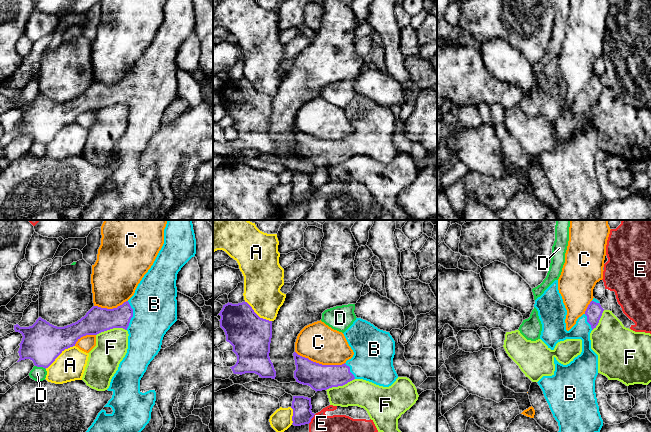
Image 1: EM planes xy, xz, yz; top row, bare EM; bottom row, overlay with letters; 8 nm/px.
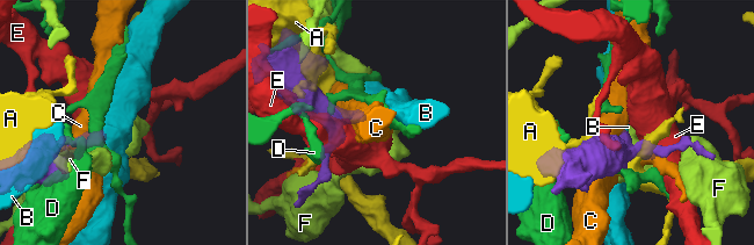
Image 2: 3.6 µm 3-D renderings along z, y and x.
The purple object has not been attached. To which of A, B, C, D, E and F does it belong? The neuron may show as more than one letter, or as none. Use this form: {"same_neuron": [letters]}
{"same_neuron": ["B"]}

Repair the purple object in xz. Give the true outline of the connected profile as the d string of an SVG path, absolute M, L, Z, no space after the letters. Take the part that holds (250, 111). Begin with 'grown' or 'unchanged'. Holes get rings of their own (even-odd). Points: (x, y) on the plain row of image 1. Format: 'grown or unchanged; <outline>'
unchanged; M247 78L223 81L218 90L226 117L233 122L237 138L230 143L234 150L255 149L261 154L275 155L270 136L272 97L260 94Z

